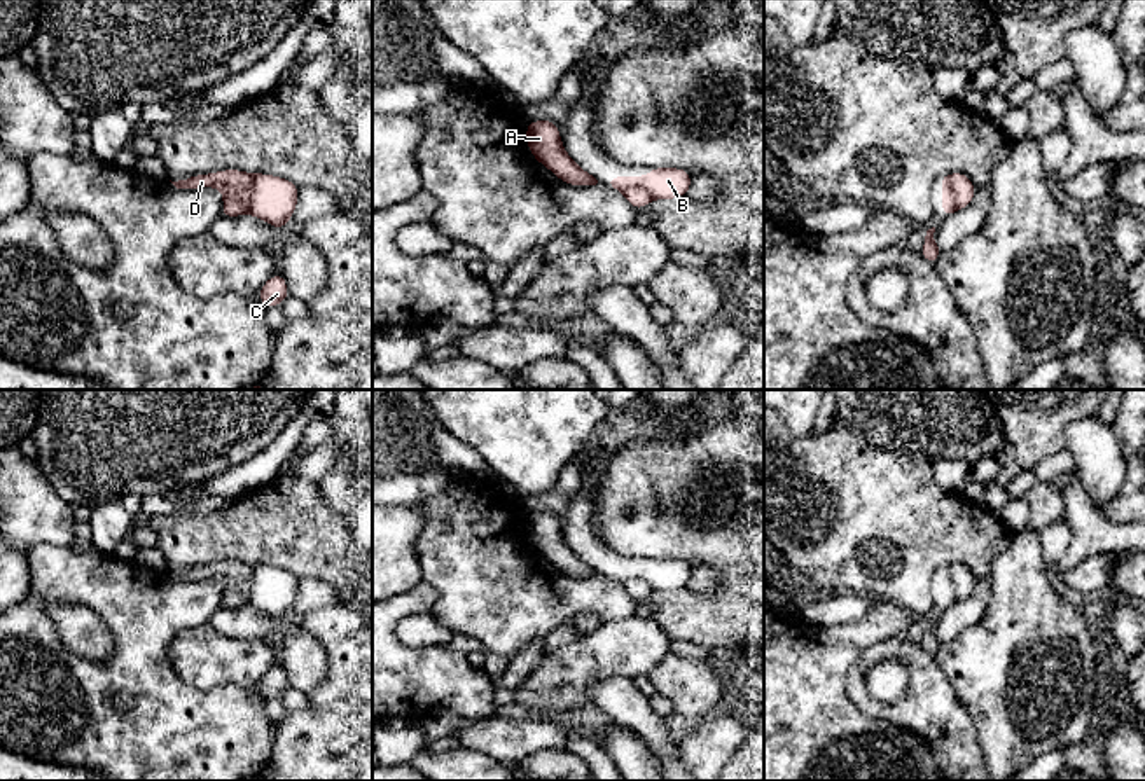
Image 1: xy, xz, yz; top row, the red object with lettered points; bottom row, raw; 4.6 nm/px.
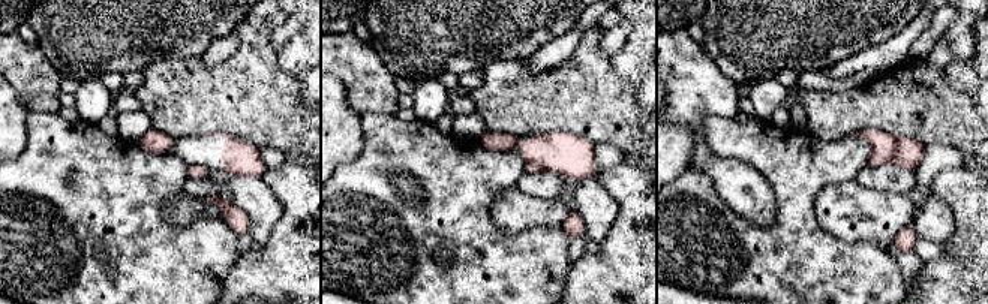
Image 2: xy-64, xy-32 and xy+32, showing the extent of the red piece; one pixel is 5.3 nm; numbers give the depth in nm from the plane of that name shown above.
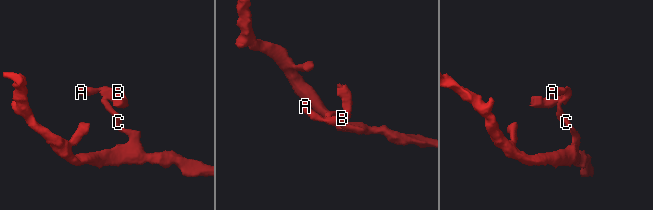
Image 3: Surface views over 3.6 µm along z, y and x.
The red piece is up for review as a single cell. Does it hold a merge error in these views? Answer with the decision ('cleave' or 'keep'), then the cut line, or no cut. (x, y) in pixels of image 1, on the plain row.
cleave; cut xy (254, 566), (252, 579), (240, 589), (226, 594)

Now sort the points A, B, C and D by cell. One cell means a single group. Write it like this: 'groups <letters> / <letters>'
groups A C D / B

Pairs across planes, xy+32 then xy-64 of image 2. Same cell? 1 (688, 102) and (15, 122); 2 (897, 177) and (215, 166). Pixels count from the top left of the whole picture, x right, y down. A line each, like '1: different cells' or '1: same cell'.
1: different cells
2: different cells

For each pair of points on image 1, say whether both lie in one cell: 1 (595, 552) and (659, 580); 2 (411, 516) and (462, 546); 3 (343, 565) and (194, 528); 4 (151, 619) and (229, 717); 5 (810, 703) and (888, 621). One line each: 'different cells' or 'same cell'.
1: same cell
2: different cells
3: same cell
4: same cell
5: same cell

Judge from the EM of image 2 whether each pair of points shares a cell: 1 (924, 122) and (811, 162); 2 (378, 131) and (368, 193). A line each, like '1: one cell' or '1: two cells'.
1: two cells
2: one cell

